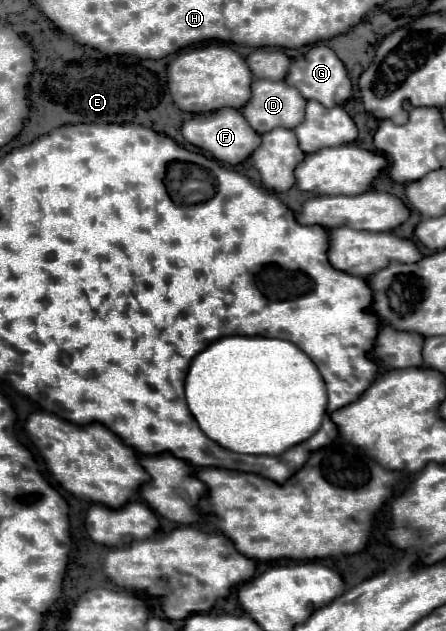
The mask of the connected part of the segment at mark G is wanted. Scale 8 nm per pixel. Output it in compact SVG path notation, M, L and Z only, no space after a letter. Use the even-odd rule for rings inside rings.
M321 45L321 47L313 47L309 49L305 55L297 57L291 61L289 65L289 71L287 71L287 77L285 77L285 83L295 87L305 99L315 99L319 101L321 105L325 107L335 107L335 105L341 105L345 103L349 97L351 97L351 81L347 77L347 71L345 71L345 65L337 59L337 55Z

